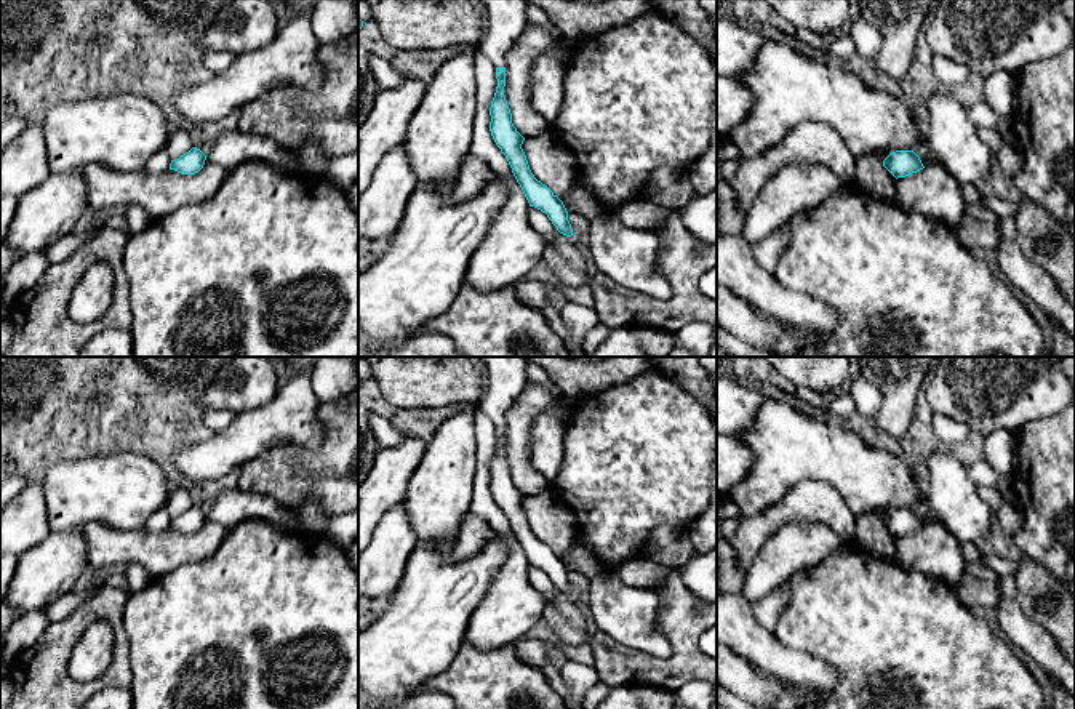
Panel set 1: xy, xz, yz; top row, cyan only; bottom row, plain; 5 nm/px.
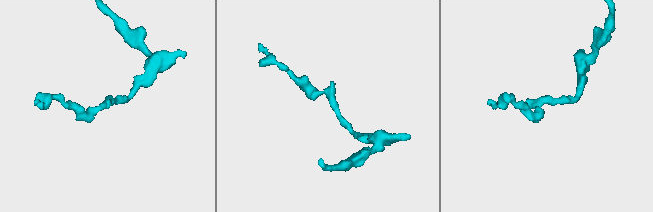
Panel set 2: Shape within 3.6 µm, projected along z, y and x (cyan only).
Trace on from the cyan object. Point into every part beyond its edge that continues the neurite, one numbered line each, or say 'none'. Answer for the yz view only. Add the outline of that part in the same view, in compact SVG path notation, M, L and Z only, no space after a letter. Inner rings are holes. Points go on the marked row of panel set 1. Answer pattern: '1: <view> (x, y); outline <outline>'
none

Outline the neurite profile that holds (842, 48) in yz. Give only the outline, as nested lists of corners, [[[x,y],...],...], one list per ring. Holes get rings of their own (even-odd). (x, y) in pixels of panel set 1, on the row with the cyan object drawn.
[[[841,35],[835,38],[827,51],[830,61],[846,62],[851,56],[854,56],[856,46],[849,35]]]

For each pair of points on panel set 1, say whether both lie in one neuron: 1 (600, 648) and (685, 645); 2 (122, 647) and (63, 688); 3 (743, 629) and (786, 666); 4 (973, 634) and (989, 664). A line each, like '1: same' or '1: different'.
1: same
2: same
3: same
4: same

